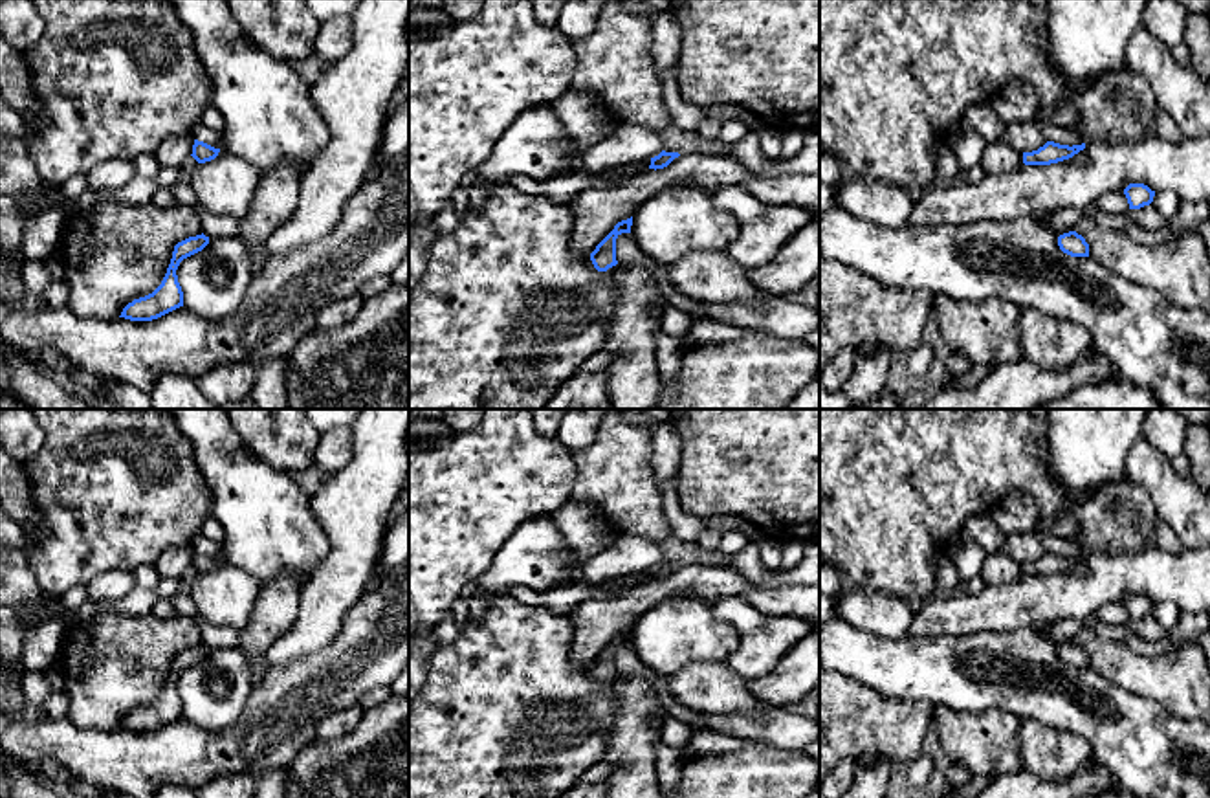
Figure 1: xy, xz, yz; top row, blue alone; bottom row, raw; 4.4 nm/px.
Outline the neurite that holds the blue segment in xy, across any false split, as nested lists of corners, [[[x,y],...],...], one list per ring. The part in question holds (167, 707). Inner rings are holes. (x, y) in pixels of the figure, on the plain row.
[[[204,644],[178,653],[161,695],[152,704],[128,714],[119,728],[130,732],[152,732],[183,717],[183,703],[176,681],[183,670],[202,662],[207,655],[209,648]]]

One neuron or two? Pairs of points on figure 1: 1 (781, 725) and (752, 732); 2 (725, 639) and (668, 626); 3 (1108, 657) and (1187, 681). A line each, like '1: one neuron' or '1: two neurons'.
1: one neuron
2: one neuron
3: one neuron

